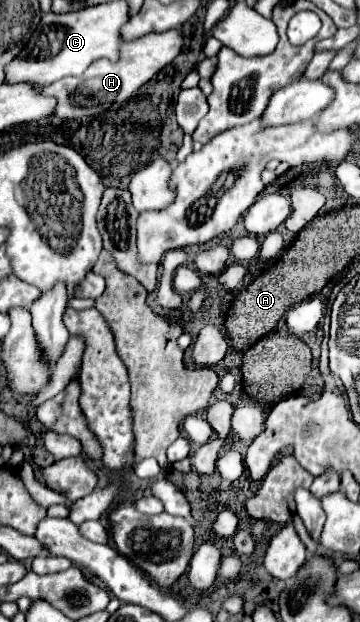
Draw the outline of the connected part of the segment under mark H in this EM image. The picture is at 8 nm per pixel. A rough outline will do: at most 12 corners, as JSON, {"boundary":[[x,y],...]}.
{"boundary":[[182,30],[124,42],[82,76],[62,78],[56,116],[80,118],[130,100],[184,48]]}

